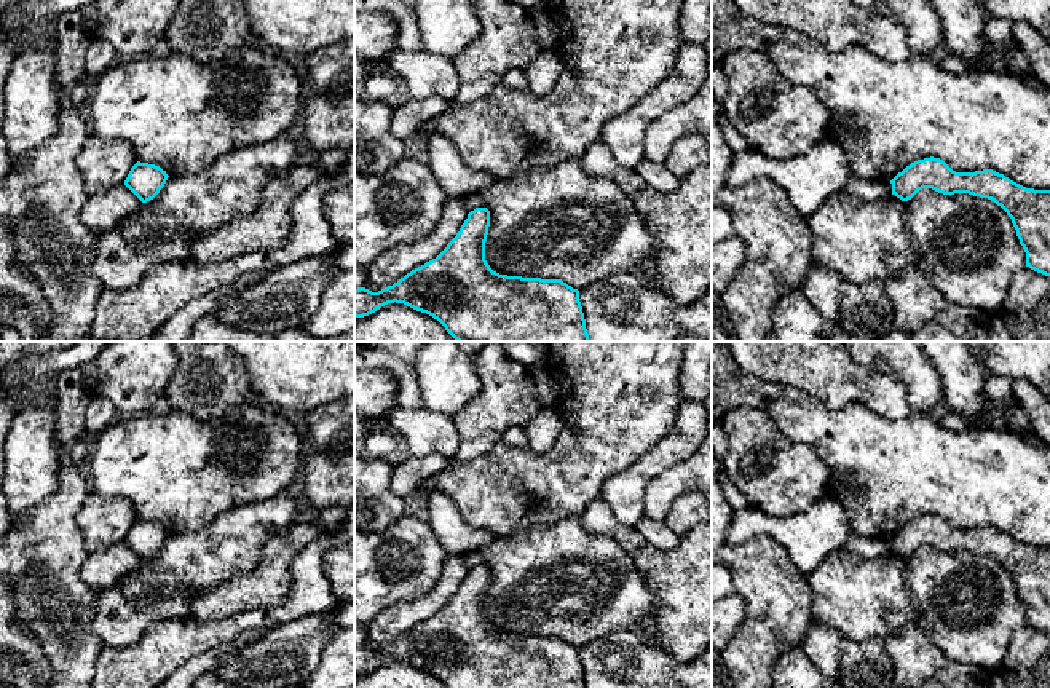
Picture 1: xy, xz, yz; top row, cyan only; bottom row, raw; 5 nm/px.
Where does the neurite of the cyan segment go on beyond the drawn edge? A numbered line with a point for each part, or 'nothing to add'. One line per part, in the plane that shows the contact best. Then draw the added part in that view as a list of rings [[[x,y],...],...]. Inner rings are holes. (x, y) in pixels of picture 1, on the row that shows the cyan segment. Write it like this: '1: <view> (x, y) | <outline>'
nothing to add

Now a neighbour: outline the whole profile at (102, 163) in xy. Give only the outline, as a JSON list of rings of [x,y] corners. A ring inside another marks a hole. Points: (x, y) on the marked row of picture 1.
[[[91,132],[75,163],[86,193],[93,196],[124,184],[137,160],[129,142],[121,139],[104,140]]]

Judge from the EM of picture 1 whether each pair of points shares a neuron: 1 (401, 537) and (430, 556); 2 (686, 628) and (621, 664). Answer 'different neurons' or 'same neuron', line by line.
1: same neuron
2: different neurons

